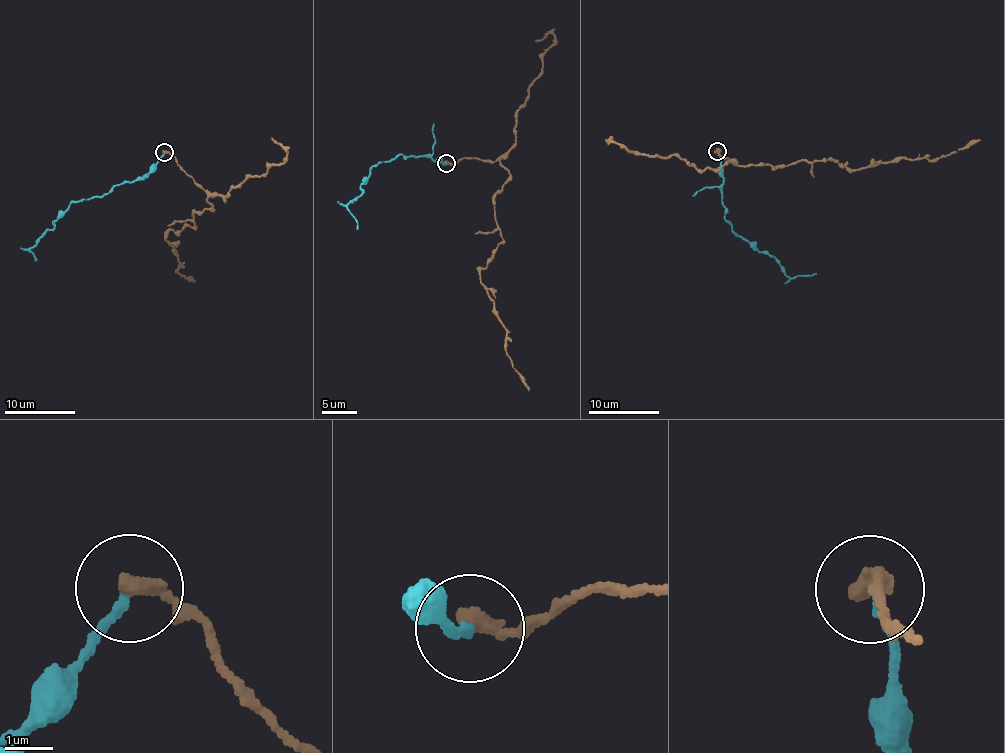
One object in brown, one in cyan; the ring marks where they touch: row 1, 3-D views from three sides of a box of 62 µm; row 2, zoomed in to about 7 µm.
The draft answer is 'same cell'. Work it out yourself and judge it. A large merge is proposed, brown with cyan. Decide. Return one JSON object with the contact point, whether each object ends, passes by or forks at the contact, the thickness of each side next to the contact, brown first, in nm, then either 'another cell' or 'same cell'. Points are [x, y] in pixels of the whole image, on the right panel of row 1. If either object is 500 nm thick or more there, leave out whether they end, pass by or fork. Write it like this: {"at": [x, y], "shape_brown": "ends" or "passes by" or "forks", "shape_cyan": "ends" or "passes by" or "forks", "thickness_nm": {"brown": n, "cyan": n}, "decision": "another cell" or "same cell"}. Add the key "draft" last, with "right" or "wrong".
{"at": [717, 151], "shape_brown": "ends", "shape_cyan": "ends", "thickness_nm": {"brown": 360, "cyan": 190}, "decision": "another cell", "draft": "wrong"}

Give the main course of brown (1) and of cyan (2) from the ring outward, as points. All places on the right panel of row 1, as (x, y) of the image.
1: (717, 152), (744, 165), (830, 159), (859, 170), (901, 158), (936, 161), (981, 140)
2: (718, 152), (723, 204), (731, 231), (753, 243), (757, 250), (775, 256), (791, 278), (815, 272)

